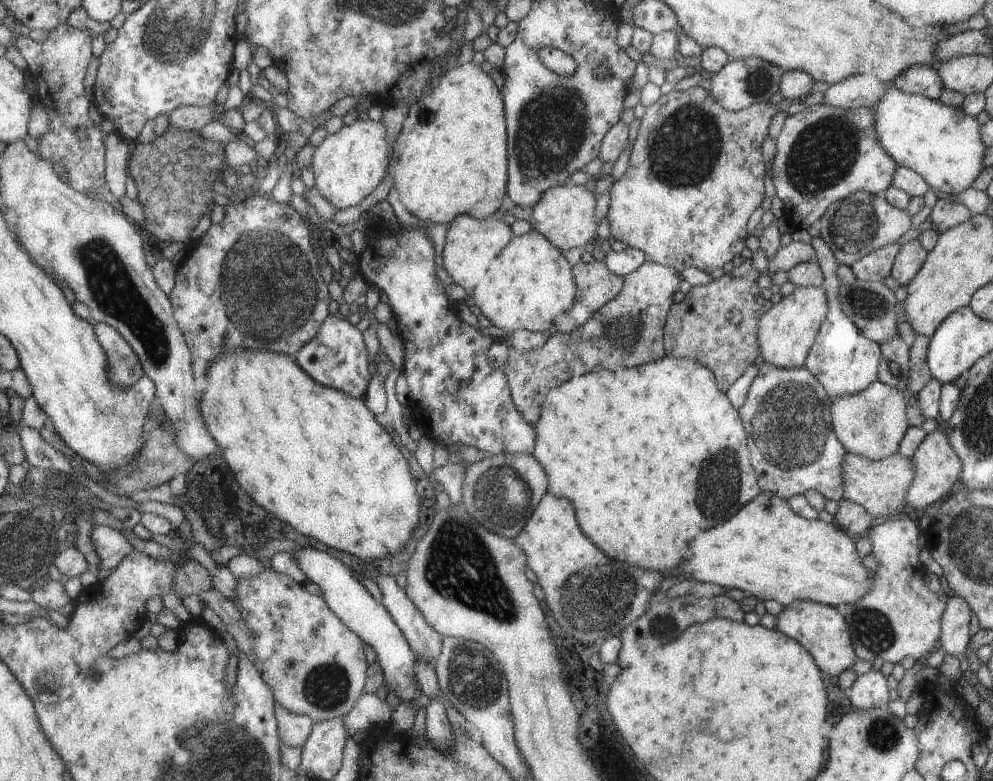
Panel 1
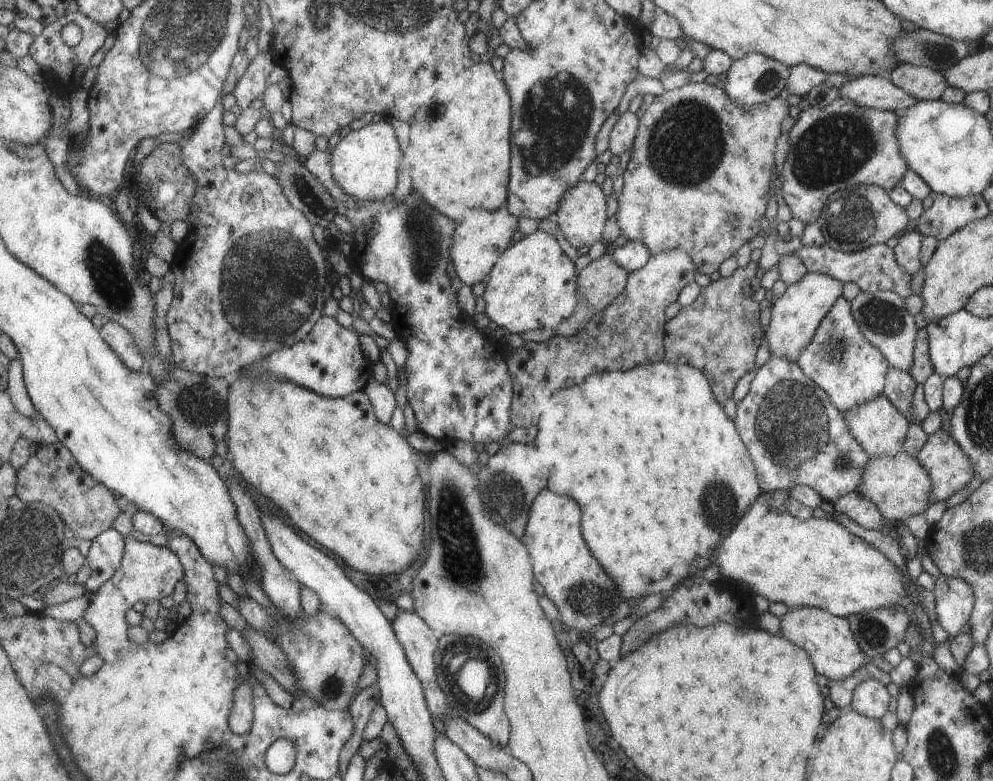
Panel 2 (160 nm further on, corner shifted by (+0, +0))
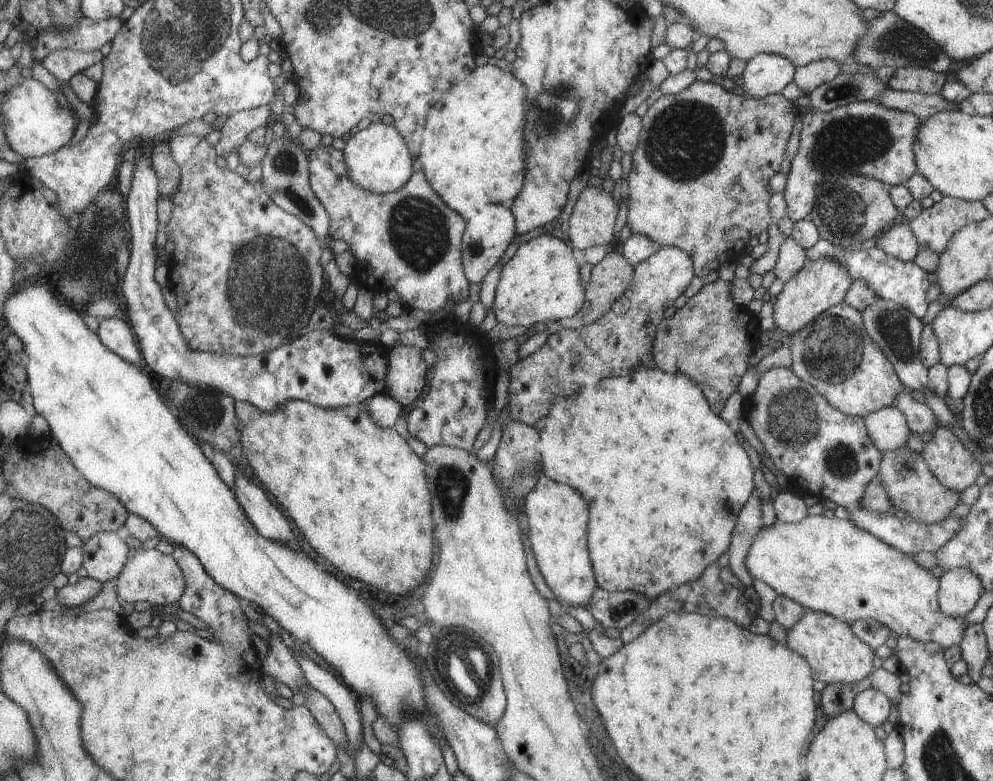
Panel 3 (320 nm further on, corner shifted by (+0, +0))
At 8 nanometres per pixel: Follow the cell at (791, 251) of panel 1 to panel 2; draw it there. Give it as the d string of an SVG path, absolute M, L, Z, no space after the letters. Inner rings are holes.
M825 242L816 247L802 243L793 255L800 258L806 272L825 273L842 283L855 283L861 291L865 292L889 291L903 299L911 296L911 284L909 284L911 276L896 263L895 253L885 243L874 244L863 250L851 252L837 251Z

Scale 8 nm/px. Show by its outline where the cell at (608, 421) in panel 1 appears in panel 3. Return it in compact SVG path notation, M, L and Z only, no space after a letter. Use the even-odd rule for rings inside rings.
M649 366L622 377L601 379L595 387L587 385L575 392L565 392L548 411L547 421L539 434L540 471L551 480L574 488L588 504L588 555L591 557L599 589L631 591L652 600L672 588L699 579L709 564L717 561L727 550L739 511L753 490L753 472L749 464L750 458L747 458L745 450L737 442L735 434L727 428L726 422L715 416L701 391L694 381L682 374L669 374L660 368Z

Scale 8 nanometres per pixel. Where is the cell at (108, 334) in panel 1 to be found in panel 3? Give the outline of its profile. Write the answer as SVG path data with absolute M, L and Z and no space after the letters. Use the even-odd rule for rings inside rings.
M113 317L100 320L97 334L102 343L121 358L132 363L141 360L143 351L130 322L125 318Z

